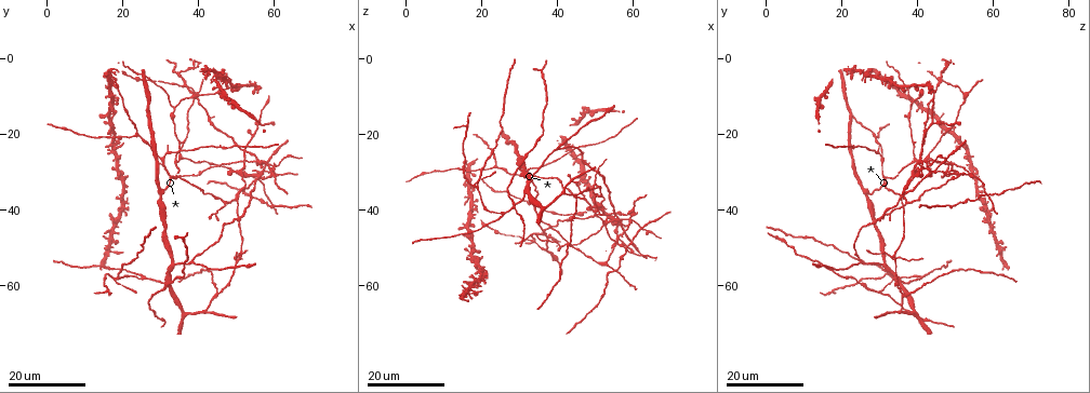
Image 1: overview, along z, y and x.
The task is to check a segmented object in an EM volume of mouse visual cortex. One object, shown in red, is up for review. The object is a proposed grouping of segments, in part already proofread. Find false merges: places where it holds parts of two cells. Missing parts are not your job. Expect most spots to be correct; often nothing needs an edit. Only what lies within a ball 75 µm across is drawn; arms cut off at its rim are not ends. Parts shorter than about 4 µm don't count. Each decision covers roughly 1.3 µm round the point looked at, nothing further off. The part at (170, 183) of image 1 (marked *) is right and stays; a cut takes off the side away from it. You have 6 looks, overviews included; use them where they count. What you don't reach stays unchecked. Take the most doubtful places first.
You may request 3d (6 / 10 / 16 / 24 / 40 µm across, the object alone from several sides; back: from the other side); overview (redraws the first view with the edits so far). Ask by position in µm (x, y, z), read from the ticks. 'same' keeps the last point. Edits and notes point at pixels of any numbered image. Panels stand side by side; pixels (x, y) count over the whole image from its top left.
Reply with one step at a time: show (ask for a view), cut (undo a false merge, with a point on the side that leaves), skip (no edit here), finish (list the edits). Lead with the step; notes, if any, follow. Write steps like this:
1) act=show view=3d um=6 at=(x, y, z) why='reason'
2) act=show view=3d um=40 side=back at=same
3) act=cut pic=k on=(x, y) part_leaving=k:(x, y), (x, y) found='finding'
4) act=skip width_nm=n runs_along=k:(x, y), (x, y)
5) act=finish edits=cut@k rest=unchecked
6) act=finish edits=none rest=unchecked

act=show view=3d um=24 at=(50.5, 52.5, 33.5) why='four arms meet'

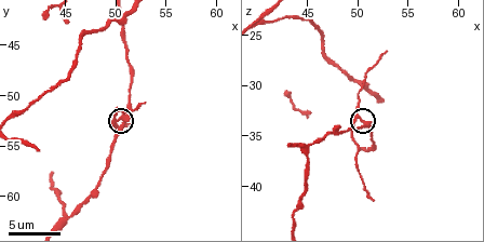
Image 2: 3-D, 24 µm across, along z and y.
act=show view=3d um=10 at=(50.6, 52.0, 33.4) why='zoom in'

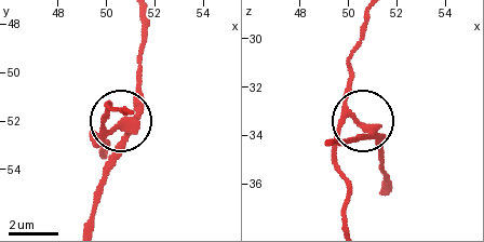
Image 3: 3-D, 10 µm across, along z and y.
act=cut pic=3 on=(99, 139) found='a second cell is stuck on'

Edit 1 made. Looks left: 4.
act=show view=3d um=24 at=(26.0, 58.0, 42.0) why='looks like a crossing'

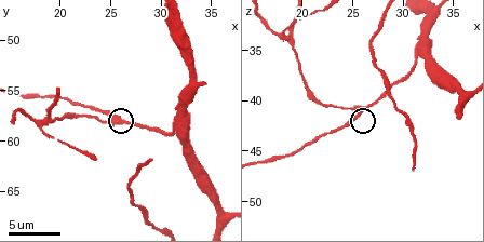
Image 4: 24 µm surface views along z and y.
act=show view=3d um=6 at=(25.6, 57.6, 41.2) why='closer look'

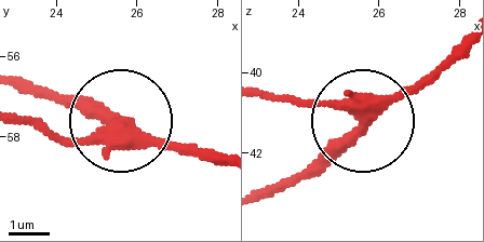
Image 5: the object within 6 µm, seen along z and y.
act=skip runs_along=5:(218, 163), (136, 143), (57, 98) found='continuous, no second cell'

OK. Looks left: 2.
act=show view=3d um=16 at=(18.8, 57.8, 33.6) why='four or more arms meet'

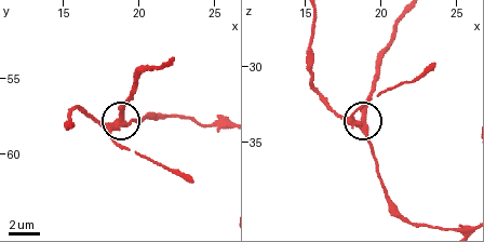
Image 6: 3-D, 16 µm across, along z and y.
act=cut pic=6 on=(120, 107) side_arm_um=24 part_leaving=6:(121, 119), (138, 75), (163, 64) found='two cells meet here'

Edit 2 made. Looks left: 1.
act=finish edits=cut@3,cut@6 rest=unchecked

